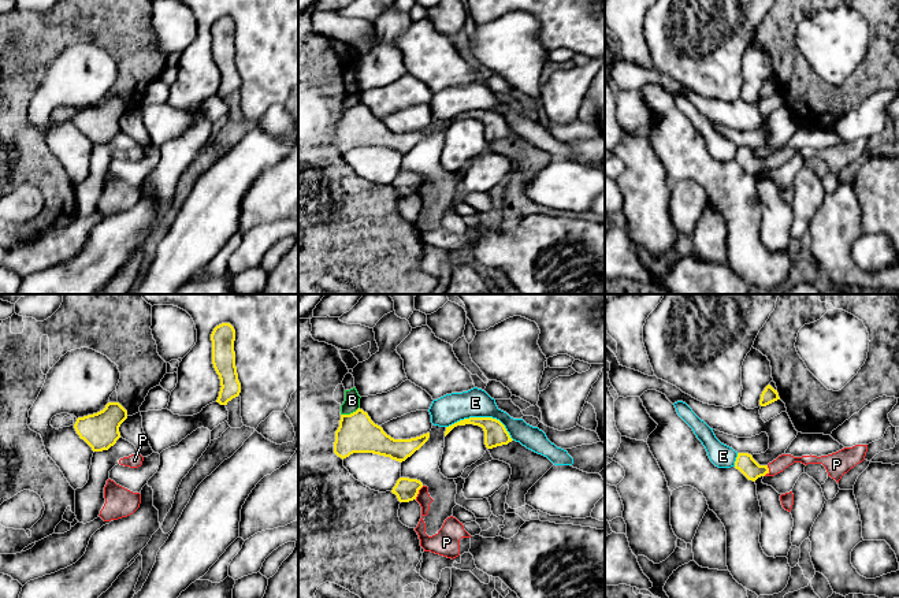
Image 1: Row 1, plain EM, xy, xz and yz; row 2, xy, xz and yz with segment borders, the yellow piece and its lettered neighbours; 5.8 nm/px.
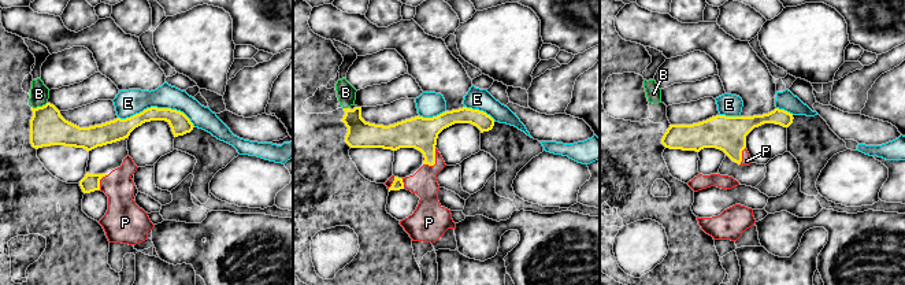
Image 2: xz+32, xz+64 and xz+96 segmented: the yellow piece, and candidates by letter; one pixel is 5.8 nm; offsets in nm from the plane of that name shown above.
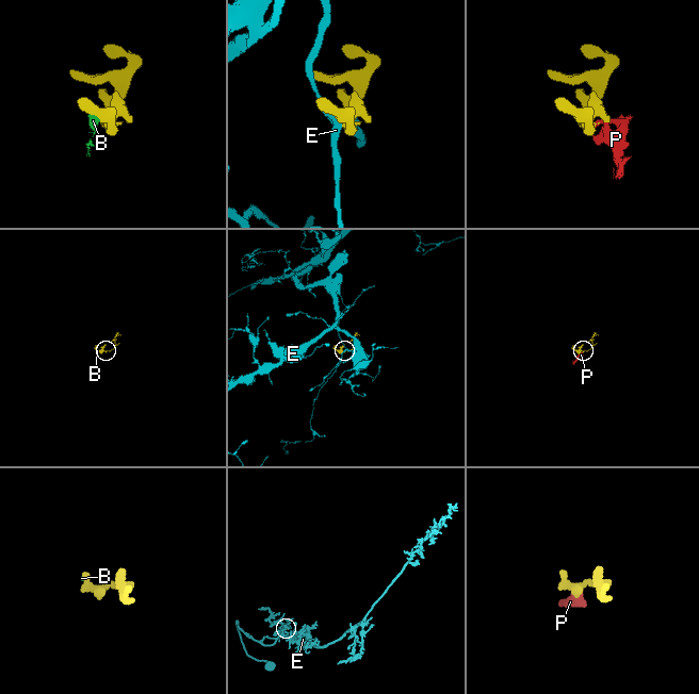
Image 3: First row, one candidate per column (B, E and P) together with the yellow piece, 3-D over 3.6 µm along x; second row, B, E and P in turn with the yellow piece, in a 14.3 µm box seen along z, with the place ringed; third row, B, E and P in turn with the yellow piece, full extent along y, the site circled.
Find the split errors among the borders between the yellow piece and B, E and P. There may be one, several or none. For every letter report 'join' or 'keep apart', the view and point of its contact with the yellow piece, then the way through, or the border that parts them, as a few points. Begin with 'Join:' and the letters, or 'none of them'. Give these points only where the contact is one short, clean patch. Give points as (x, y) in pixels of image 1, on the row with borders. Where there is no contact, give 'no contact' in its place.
Join: P
B: keep apart; contact xz (350, 413); border xz (359, 407), (349, 413), (341, 415)
E: keep apart; contact xz (482, 418)
P: join; contact xz (418, 493); way xz (405, 489), (418, 493), (423, 497)

